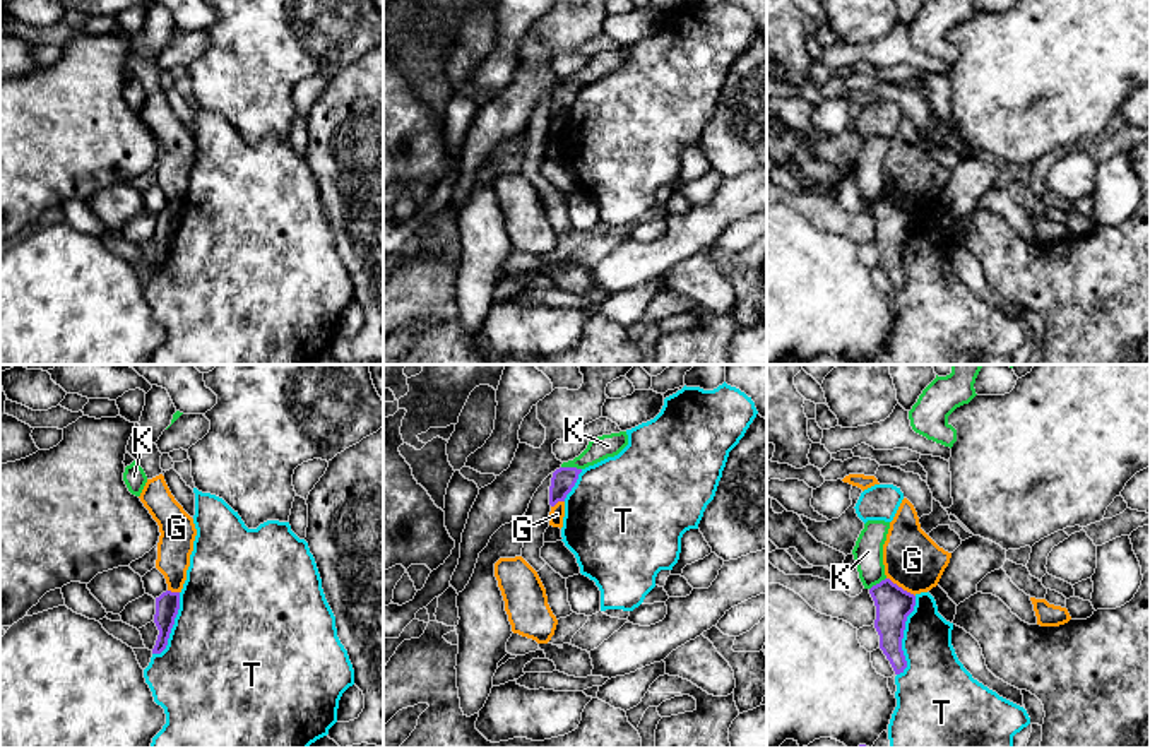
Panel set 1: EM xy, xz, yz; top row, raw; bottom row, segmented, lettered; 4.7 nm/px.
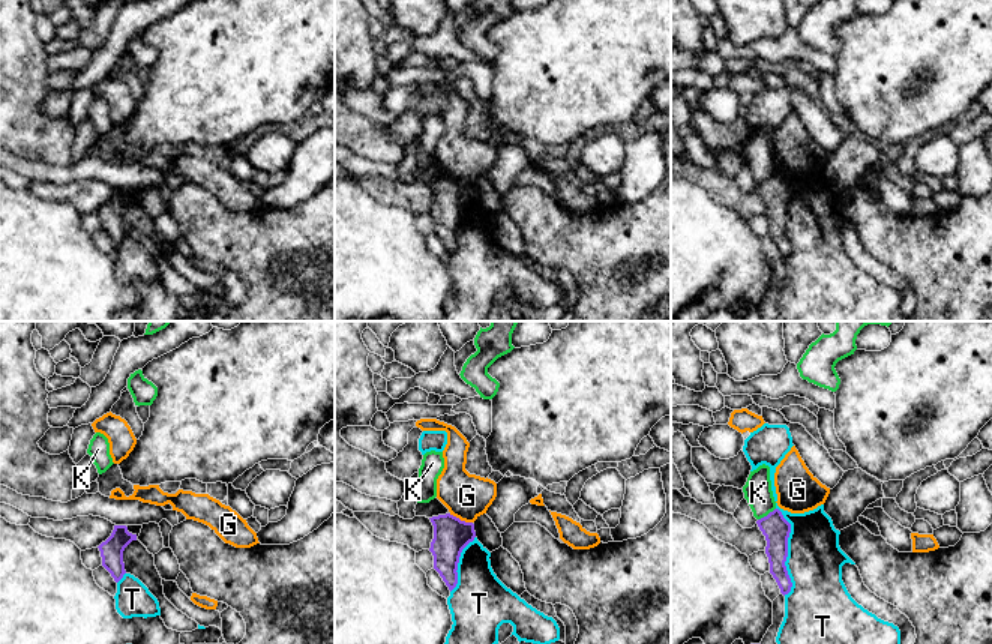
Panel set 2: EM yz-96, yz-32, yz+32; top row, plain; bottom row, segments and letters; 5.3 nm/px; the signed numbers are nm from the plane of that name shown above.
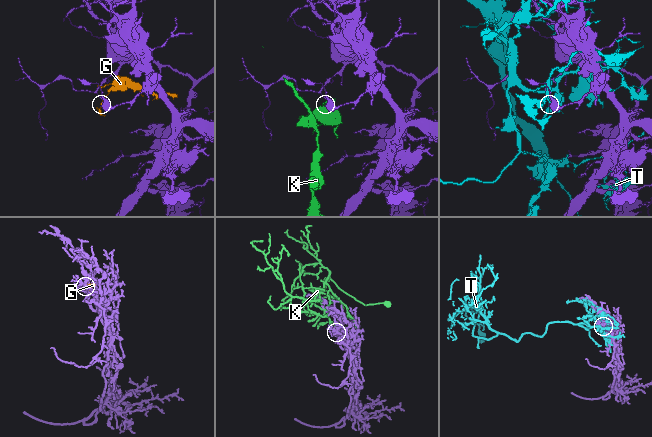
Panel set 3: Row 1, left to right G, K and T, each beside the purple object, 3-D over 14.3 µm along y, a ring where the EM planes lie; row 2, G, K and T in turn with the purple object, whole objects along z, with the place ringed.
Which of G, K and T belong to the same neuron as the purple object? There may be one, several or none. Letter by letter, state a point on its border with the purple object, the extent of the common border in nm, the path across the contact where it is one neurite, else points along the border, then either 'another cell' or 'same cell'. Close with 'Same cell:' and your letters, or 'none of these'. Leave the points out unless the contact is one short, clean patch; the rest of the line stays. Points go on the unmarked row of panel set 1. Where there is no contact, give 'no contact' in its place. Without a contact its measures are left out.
G: meets purple in yz at (901, 204); contact 160 nm long; border along yz (887, 194), (914, 213); another cell
K: meets purple in xz at (572, 84); contact 100 nm long; border along xz (562, 83), (580, 86); another cell
T: meets purple in yz at (902, 252); contact 380 nm long; another cell
Same cell: none of these

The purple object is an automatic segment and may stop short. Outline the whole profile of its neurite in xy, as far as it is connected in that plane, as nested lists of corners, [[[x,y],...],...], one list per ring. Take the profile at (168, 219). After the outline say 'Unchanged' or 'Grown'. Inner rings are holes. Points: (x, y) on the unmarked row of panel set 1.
[[[166,207],[159,214],[156,214],[154,240],[159,246],[159,252],[152,265],[152,270],[161,270],[166,265],[178,226],[180,226],[180,209]]]. Unchanged

